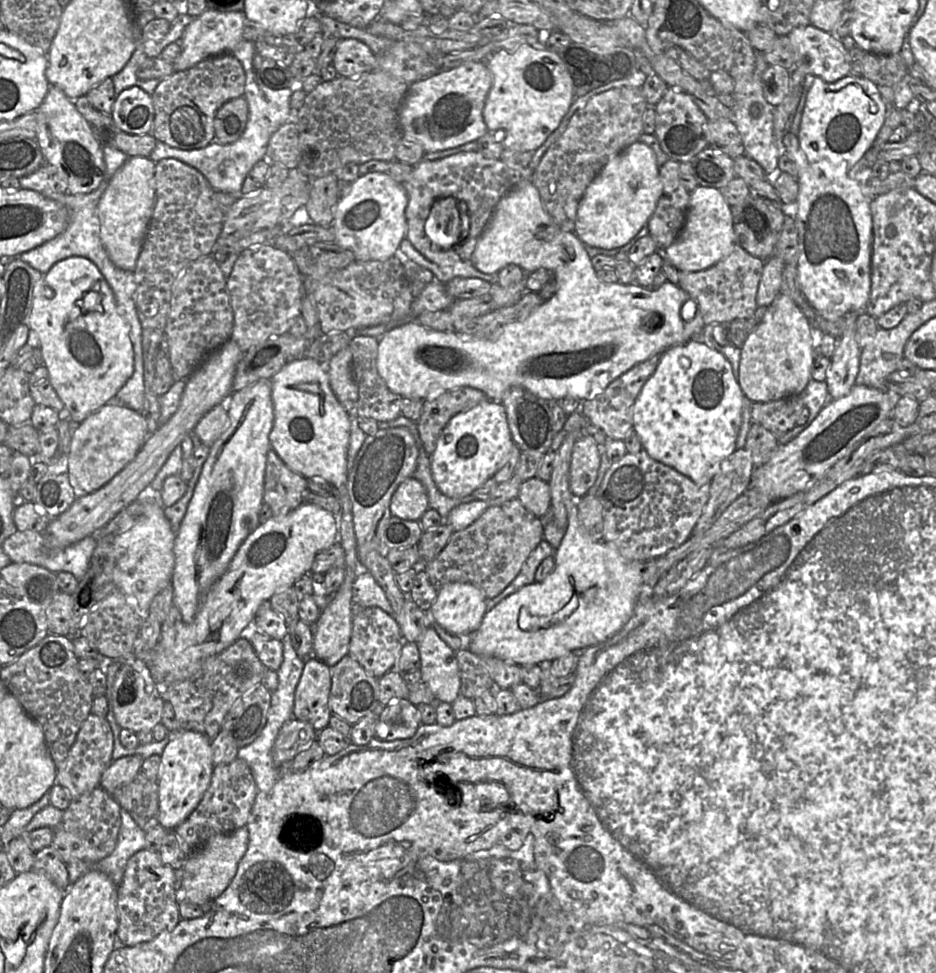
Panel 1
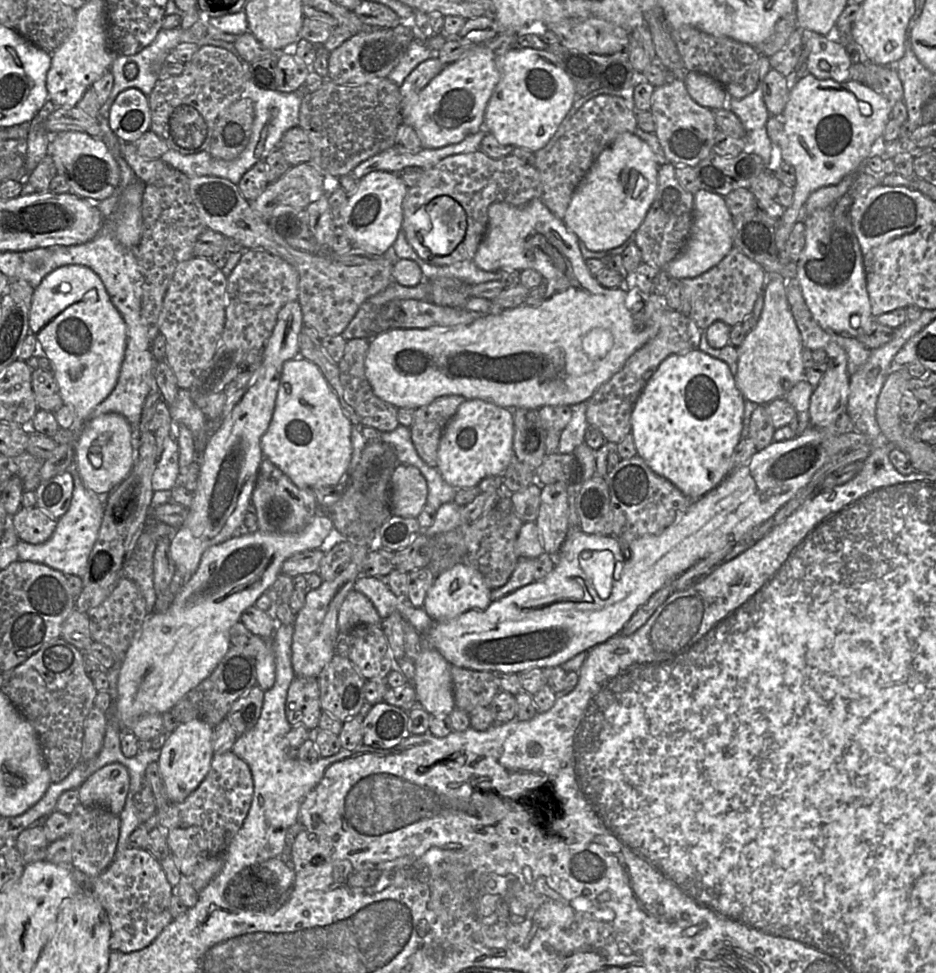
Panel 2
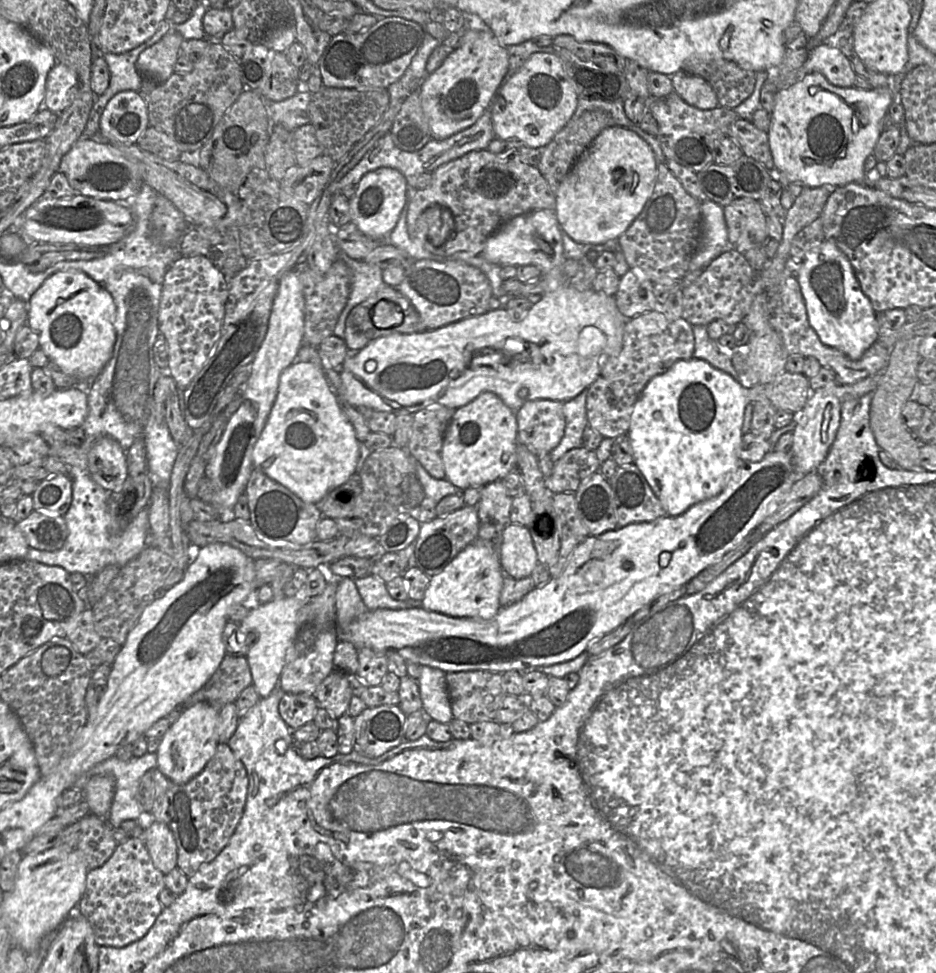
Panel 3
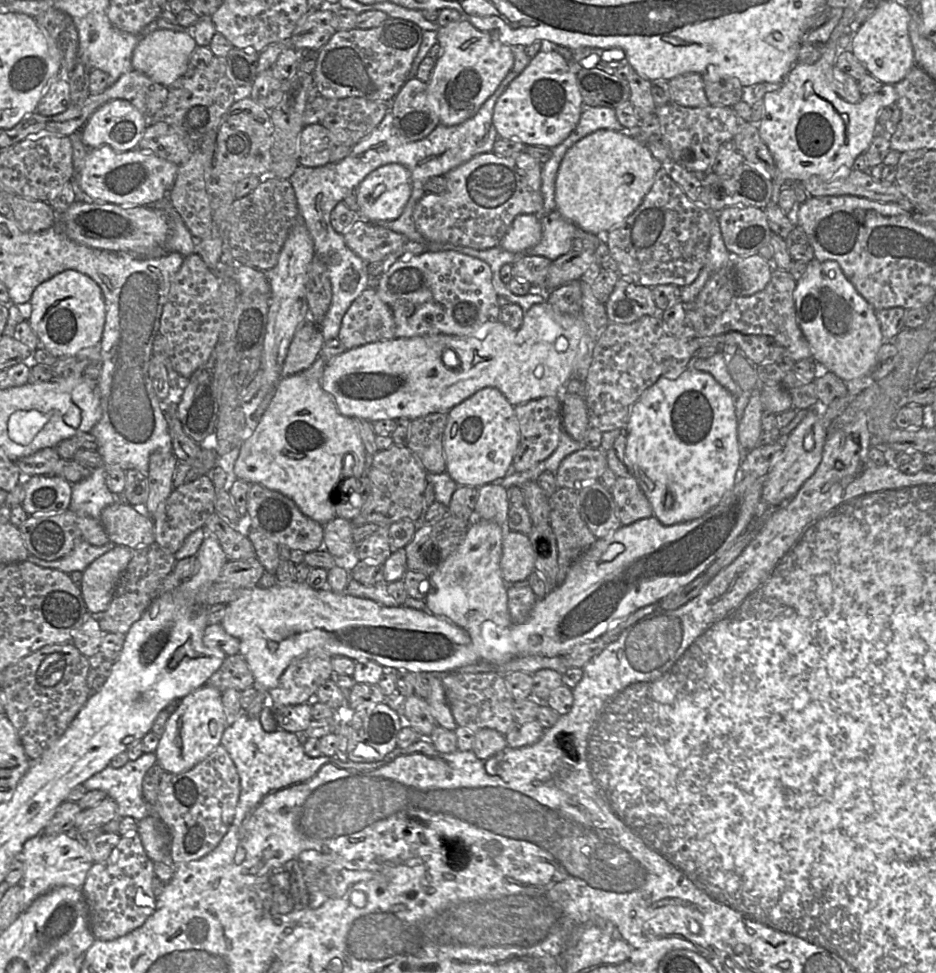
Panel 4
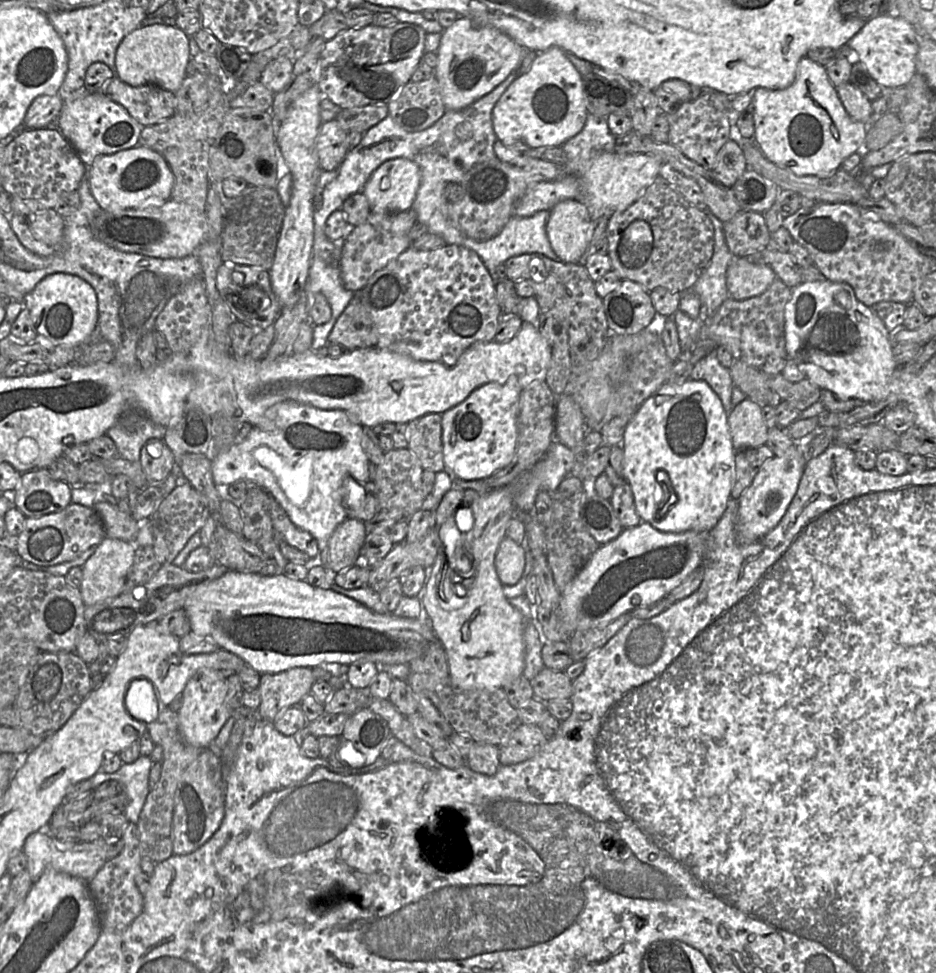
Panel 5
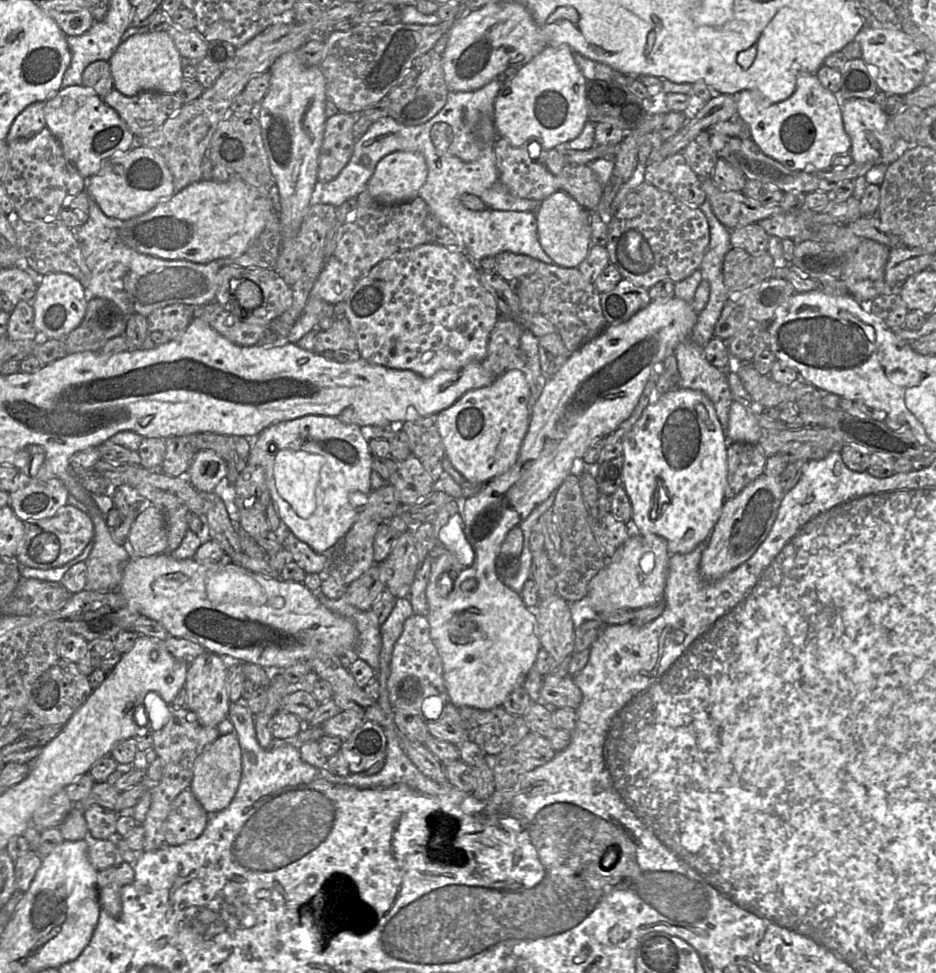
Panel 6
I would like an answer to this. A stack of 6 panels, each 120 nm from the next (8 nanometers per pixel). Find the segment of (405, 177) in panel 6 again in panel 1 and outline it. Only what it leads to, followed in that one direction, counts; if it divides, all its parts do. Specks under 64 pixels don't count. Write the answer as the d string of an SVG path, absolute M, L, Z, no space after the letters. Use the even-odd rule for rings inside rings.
M370 172L359 176L351 184L348 195L338 200L331 225L335 234L334 242L352 251L355 260L360 262L385 261L398 255L398 248L407 232L407 203L404 186L389 174Z

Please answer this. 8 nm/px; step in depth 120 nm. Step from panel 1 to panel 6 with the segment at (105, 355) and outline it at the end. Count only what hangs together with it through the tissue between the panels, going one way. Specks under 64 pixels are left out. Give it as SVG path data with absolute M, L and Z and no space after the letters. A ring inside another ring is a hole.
M48 273L42 275L30 302L33 307L33 322L43 339L64 339L82 321L88 293L83 284L67 273Z

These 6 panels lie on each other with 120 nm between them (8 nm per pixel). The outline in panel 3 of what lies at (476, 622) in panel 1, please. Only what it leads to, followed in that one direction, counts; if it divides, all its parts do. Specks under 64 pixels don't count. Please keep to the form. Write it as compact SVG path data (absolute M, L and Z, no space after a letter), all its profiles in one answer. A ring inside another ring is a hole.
M476 538L440 573L431 577L422 600L422 608L452 617L491 619L501 608L503 580L504 571L497 548L492 542Z

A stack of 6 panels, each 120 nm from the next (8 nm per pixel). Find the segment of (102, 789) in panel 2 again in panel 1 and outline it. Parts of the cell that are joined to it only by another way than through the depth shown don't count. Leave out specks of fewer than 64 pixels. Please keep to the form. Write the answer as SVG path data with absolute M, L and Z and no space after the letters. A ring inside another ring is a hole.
M131 755L113 760L101 776L100 787L108 793L114 793L129 784L140 772L143 759L139 755Z

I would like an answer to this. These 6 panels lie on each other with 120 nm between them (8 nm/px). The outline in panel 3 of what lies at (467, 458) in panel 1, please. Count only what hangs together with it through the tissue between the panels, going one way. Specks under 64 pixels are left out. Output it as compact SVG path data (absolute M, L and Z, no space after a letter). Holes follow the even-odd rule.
M483 392L467 405L456 409L445 432L442 446L442 460L446 472L445 479L448 479L461 491L502 480L509 472L516 469L517 445L516 412L509 408L495 393Z

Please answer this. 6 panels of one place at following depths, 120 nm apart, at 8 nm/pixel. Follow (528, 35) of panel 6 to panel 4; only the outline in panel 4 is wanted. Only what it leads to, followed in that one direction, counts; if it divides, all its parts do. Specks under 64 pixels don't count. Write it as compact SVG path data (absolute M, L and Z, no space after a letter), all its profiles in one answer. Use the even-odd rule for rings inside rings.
M461 20L446 27L439 27L437 30L438 43L442 48L442 54L438 58L428 81L428 93L434 111L440 119L440 124L455 126L473 117L512 69L514 65L513 48L500 41L496 34L481 31L467 20Z

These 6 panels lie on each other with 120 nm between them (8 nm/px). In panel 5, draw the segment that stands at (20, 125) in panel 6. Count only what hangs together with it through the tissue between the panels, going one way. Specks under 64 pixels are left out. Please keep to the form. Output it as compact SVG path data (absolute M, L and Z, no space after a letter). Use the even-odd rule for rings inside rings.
M58 94L36 97L26 112L22 128L41 129L54 126L62 106L63 100Z

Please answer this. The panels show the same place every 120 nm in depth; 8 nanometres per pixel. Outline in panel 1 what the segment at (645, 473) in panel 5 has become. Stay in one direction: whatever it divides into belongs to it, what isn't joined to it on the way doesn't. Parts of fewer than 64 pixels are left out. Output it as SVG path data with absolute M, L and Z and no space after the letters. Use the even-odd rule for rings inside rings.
M692 337L661 354L656 370L635 401L634 432L651 458L674 468L697 485L706 485L717 475L723 461L737 450L736 441L742 423L744 397L728 359L703 343L703 338Z

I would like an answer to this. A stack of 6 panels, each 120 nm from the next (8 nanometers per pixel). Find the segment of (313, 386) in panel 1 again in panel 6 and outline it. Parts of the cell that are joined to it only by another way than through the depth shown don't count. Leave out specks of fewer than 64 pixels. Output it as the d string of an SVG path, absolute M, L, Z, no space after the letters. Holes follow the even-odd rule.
M340 414L305 415L269 426L256 437L248 437L254 440L251 441L247 463L264 469L283 527L321 554L329 554L332 548L336 548L358 519L360 513L351 503L352 493L369 493L371 490L373 455L369 439L362 432L364 425L347 424L339 418ZM199 450L187 472L186 478L200 493L212 492L227 475L227 464L215 451Z

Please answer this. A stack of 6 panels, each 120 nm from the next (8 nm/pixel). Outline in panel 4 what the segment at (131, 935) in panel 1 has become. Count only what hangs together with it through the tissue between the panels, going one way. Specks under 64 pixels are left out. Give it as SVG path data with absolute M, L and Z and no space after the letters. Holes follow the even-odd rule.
M138 831L121 837L106 860L94 863L81 889L89 910L91 930L97 940L115 940L145 923L156 907L157 898L152 889L154 877L154 862L147 856Z

